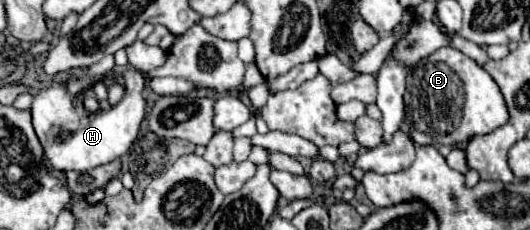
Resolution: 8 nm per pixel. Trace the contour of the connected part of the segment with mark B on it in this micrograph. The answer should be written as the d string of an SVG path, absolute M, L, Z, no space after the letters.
M446 45L432 55L418 61L416 67L410 69L406 77L406 115L410 119L410 137L418 145L466 145L474 135L484 135L494 131L496 127L502 127L508 123L508 109L504 103L504 97L500 93L500 87L494 83L490 73L474 63L468 55L454 49L452 45Z

